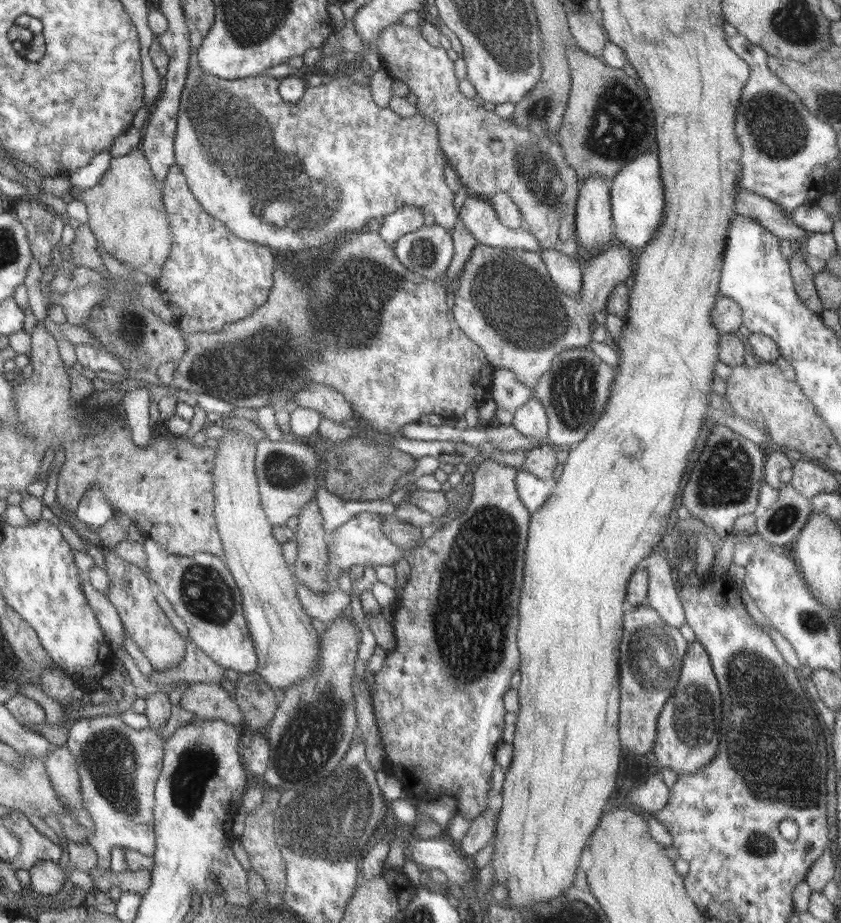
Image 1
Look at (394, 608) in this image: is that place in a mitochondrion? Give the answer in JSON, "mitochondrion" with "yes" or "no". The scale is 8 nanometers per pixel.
{"mitochondrion":"no"}

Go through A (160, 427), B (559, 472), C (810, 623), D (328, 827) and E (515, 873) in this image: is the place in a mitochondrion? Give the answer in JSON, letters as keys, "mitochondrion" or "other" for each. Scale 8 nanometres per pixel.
{"A":"other","B":"other","C":"mitochondrion","D":"mitochondrion","E":"other"}

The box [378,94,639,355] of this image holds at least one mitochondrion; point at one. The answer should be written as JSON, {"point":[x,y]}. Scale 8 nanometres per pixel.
{"point":[537,170]}

